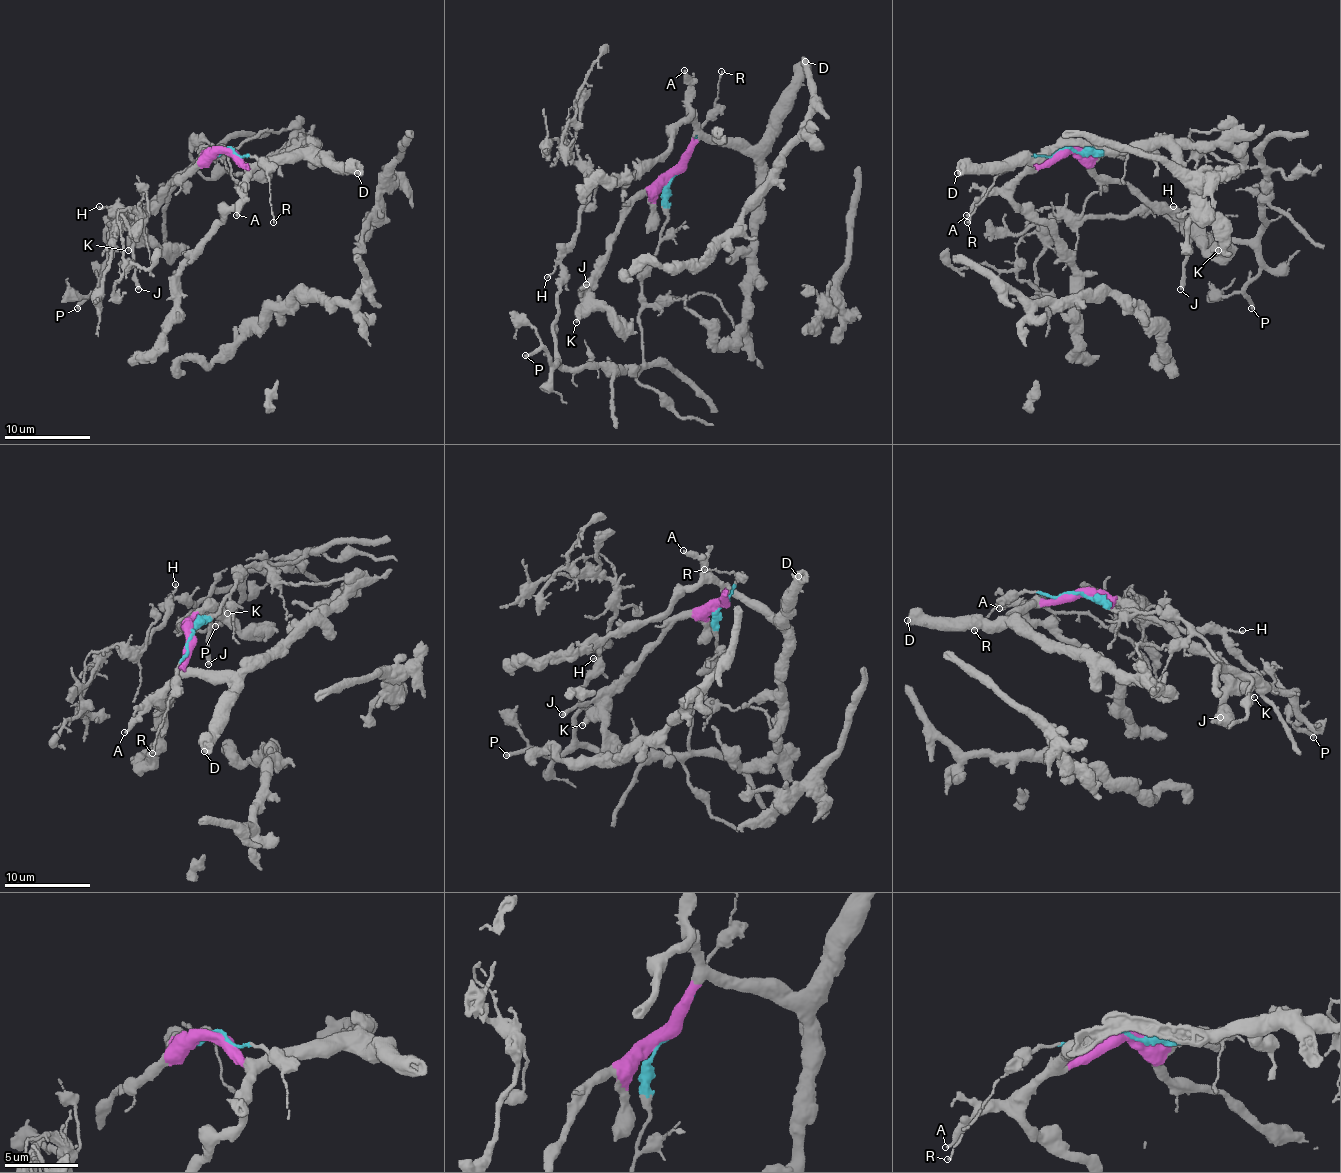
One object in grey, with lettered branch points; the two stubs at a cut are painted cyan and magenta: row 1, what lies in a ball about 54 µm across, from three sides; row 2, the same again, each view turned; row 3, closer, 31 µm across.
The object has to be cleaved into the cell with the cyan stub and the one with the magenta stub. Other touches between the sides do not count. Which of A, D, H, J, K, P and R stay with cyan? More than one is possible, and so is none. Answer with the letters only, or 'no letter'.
H, P, R

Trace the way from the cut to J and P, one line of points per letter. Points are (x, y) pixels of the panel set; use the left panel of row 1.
J: (229, 148), (214, 148), (184, 178), (171, 184), (137, 225), (133, 259), (135, 285), (139, 289)
P: (231, 148), (218, 152), (197, 139), (195, 167), (180, 171), (115, 229), (103, 281), (77, 309)

